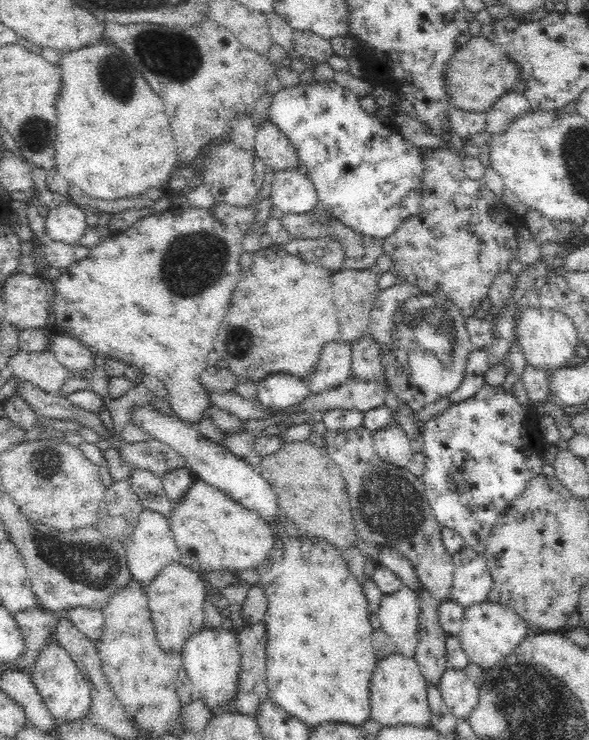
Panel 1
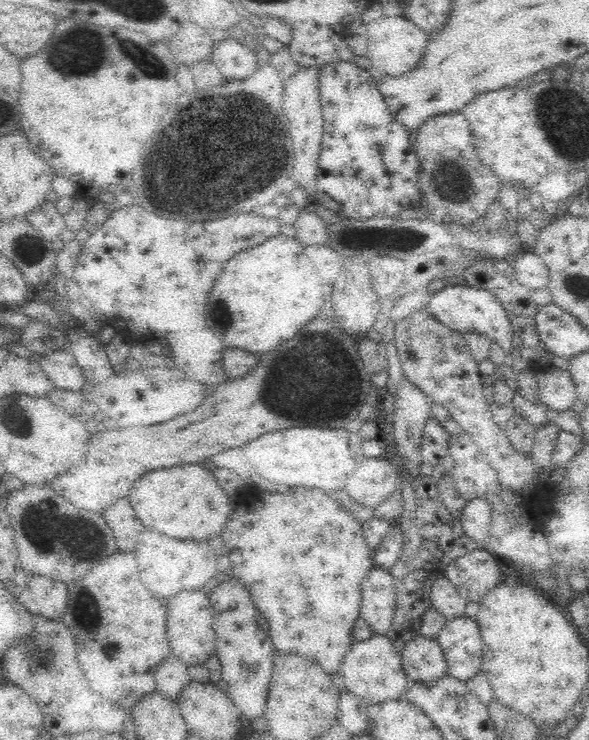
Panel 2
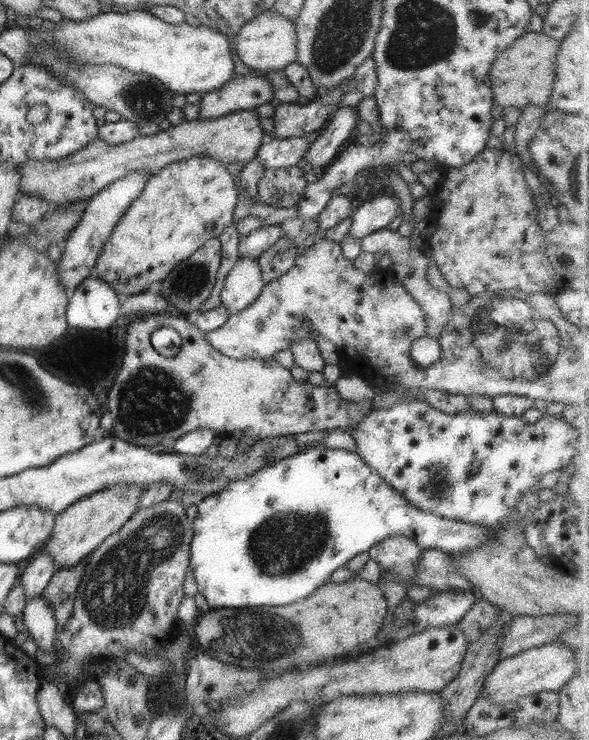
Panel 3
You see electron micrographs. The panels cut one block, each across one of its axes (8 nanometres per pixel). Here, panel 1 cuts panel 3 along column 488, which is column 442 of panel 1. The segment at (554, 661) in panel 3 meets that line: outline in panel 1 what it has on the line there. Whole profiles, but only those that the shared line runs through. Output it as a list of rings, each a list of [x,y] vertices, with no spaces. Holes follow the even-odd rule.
[[[448,667],[441,676],[438,691],[451,714],[467,720],[479,702],[479,687],[465,673],[465,669]]]

